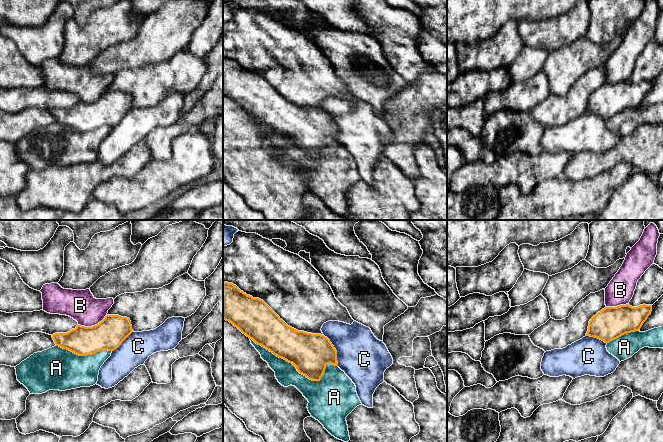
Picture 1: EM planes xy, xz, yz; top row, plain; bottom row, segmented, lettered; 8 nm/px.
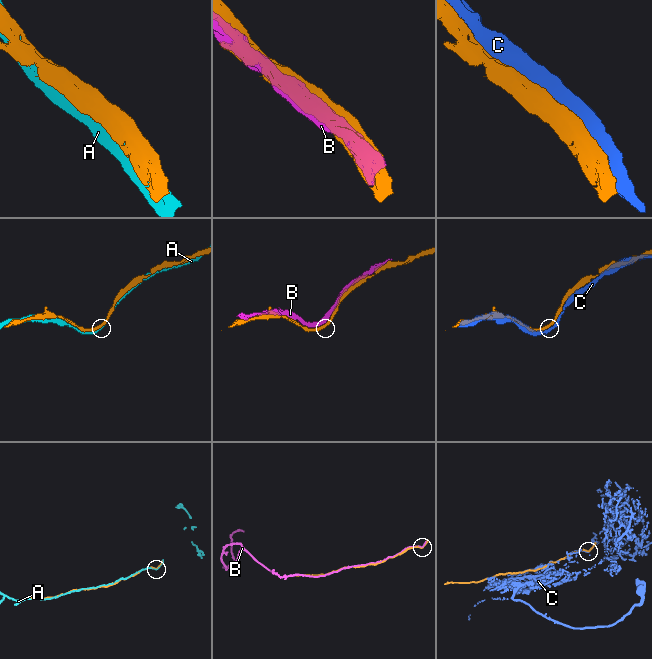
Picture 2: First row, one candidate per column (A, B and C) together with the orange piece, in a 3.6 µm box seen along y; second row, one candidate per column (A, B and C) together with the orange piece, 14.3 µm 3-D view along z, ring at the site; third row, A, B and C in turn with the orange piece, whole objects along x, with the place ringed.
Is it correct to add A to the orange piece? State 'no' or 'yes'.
no

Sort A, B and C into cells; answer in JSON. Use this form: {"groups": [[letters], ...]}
{"groups": [["A"], ["B"], ["C"]]}

